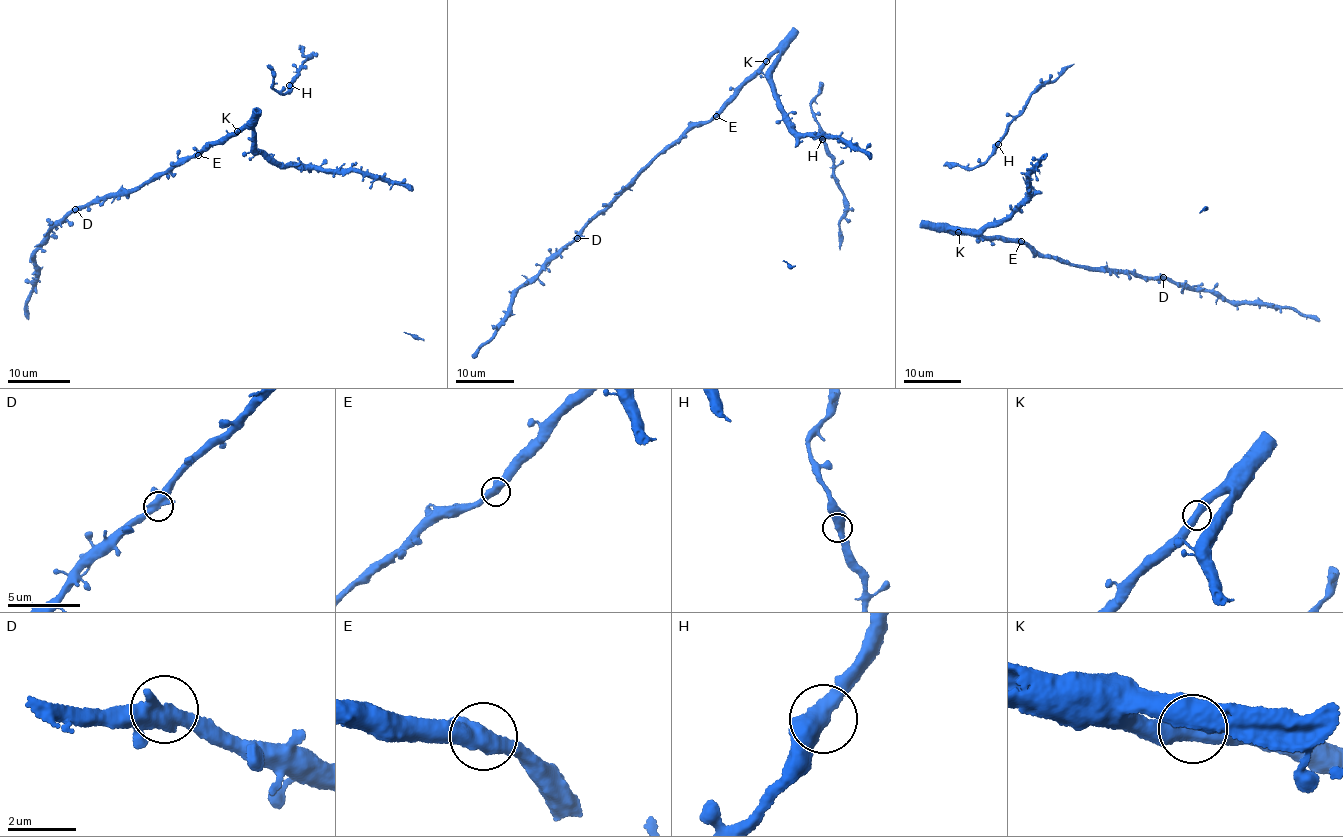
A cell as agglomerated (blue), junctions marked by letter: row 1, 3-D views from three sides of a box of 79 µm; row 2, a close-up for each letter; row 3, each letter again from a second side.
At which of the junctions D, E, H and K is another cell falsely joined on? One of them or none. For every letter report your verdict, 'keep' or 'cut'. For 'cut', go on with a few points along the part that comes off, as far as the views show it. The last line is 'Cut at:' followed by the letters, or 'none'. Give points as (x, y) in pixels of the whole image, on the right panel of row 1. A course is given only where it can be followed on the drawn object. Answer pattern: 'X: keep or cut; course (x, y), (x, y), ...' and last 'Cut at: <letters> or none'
D: keep
E: keep
H: keep
K: keep
Cut at: none

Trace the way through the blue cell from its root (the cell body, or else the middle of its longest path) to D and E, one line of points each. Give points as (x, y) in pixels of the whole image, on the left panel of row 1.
D: (229, 136), (209, 143), (196, 156), (172, 164), (137, 189), (106, 195), (76, 208)
E: (229, 136), (209, 144), (198, 155)

